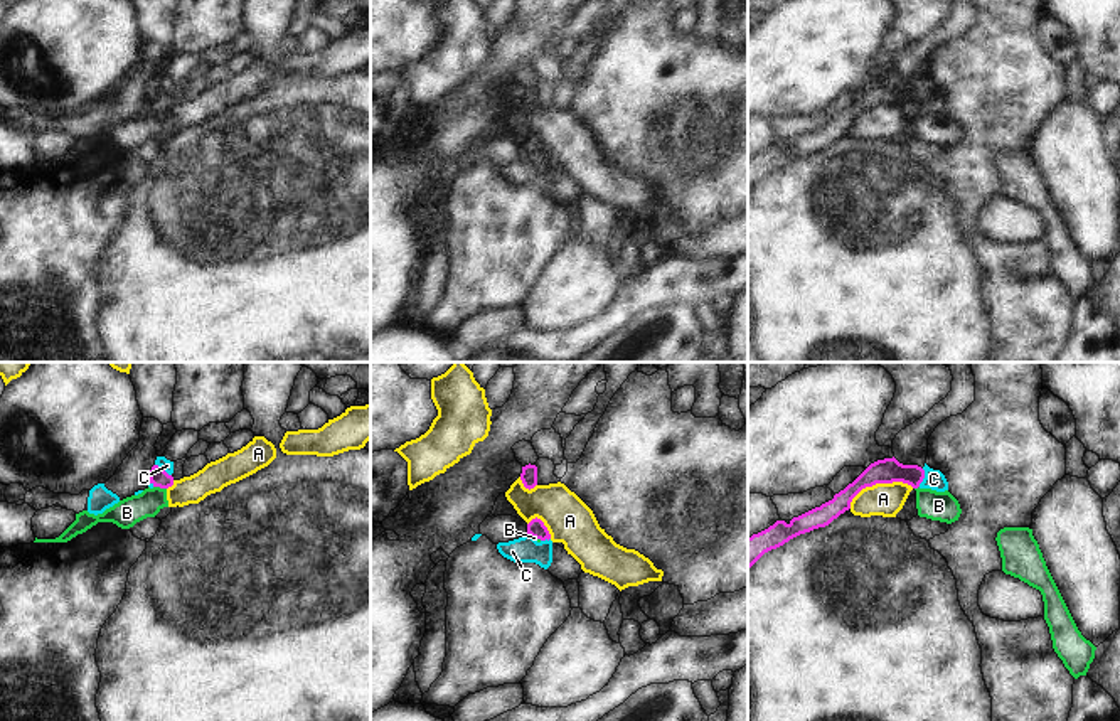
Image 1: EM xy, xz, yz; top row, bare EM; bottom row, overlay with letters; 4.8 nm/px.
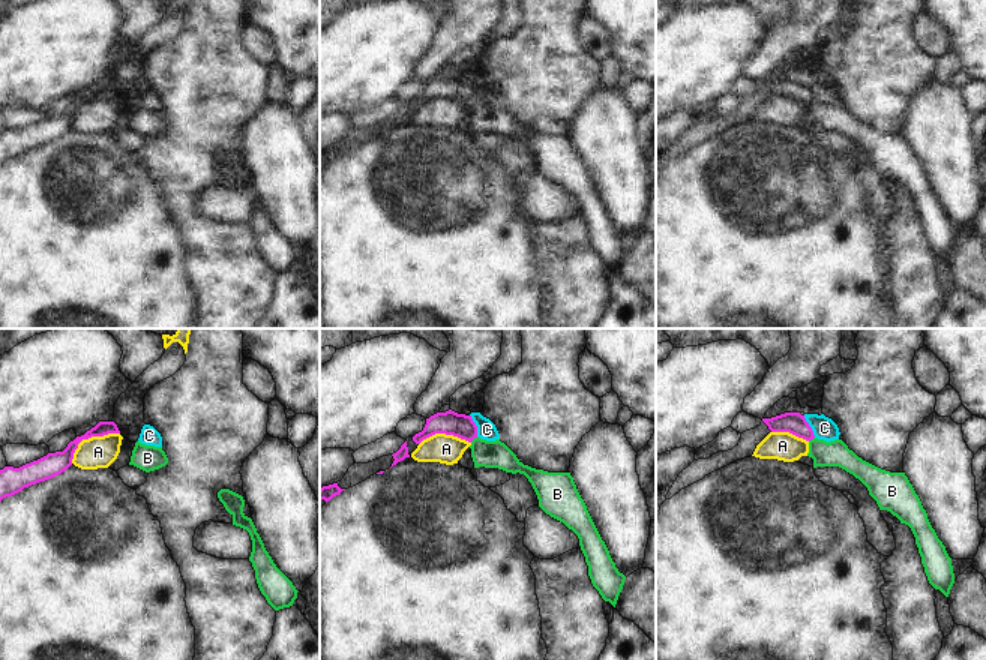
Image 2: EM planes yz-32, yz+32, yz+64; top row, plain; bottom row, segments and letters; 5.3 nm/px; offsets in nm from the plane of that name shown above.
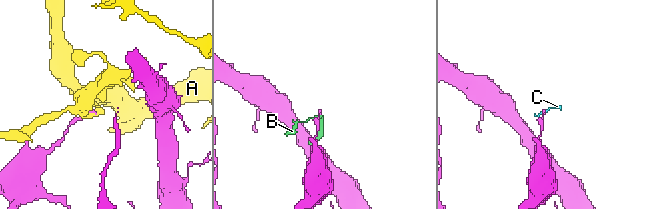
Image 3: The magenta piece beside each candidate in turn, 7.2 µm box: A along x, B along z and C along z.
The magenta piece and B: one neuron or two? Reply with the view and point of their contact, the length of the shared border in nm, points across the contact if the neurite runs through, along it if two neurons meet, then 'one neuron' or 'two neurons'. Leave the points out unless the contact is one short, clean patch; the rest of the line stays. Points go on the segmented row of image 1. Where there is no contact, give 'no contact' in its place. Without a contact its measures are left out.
meets magenta in xy at (160, 487); contact 70 nm long; runs through xy (159, 477), (160, 487), (142, 506), (127, 512); one neuron

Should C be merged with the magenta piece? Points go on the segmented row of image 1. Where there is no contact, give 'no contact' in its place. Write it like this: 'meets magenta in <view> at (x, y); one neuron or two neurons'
meets magenta in yz at (923, 477); two neurons

